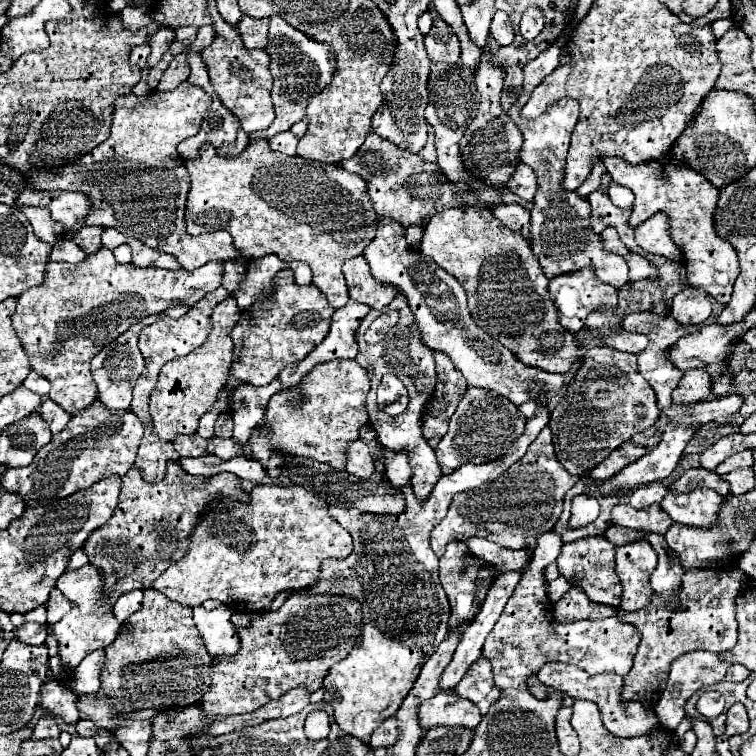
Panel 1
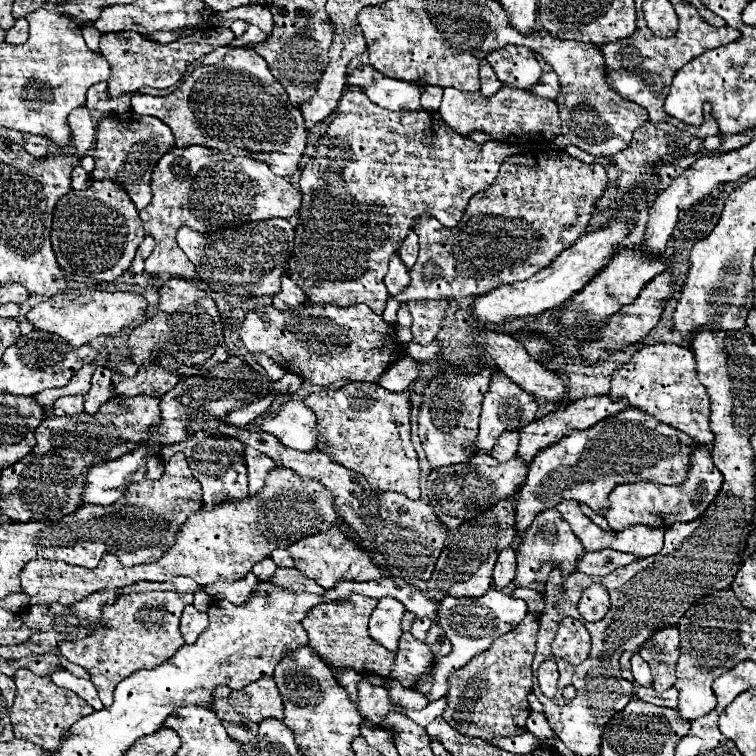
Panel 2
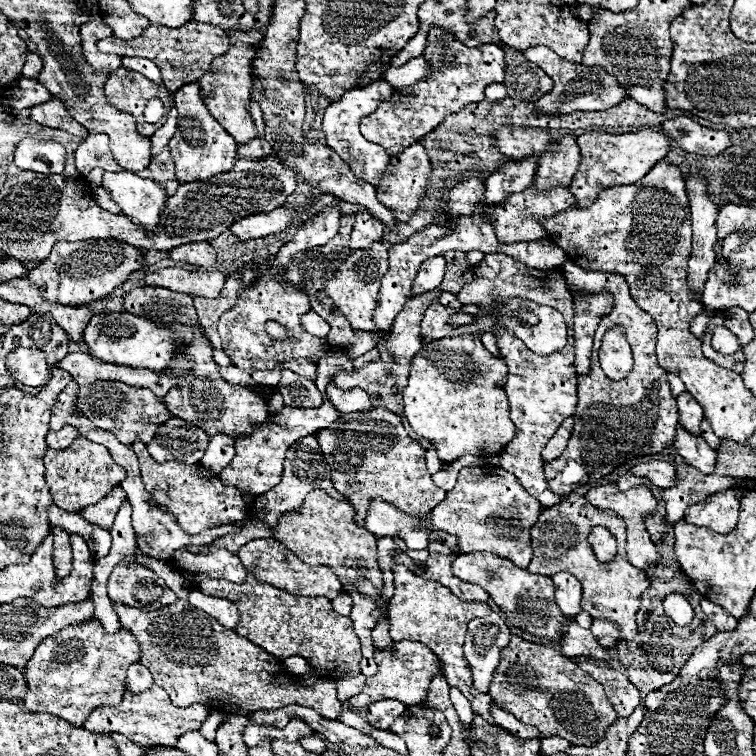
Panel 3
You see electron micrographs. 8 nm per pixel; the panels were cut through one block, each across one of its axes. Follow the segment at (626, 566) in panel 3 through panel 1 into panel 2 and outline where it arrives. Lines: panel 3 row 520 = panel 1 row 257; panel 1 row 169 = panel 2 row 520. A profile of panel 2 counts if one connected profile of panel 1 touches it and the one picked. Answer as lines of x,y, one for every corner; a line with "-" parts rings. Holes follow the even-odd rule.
554,508
550,510
544,510
540,512
532,524
526,528
524,532
524,538
520,540
518,544
518,550
516,550
516,562
518,562
518,570
516,570
516,578
514,578
514,584
518,588
532,588
532,590
538,590
542,588
538,582
536,582
536,570
544,564
544,562
558,562
560,570
566,574
574,572
574,564
582,558
582,544
578,544
578,538
574,536
574,532
570,532
570,526
566,524
566,520
562,520
562,514

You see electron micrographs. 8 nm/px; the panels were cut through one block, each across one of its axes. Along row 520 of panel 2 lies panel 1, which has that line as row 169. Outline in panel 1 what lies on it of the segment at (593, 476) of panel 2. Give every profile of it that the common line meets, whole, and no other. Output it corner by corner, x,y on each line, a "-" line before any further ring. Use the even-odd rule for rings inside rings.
520,162
520,164
516,166
516,172
512,174
512,178
508,180
506,188
508,188
510,192
514,192
516,196
520,196
520,198
524,198
524,200
532,202
534,192
536,192
536,188
538,188
538,184
536,184
534,172
530,170
530,166
526,166
526,164
522,164
522,162

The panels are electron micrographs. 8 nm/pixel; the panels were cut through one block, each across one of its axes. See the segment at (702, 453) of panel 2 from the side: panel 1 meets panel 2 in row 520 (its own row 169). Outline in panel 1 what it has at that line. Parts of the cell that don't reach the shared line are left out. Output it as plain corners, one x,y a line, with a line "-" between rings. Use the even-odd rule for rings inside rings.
666,154
664,162
648,162
646,166
626,166
620,158
604,158
602,162
614,182
630,188
636,196
628,224
638,228
644,220
658,212
668,214
670,238
682,250
688,262
688,284
694,288
704,288
718,300
718,304
726,306
740,268
734,248
714,234
714,206
718,202
718,188
690,168
676,168
670,154

